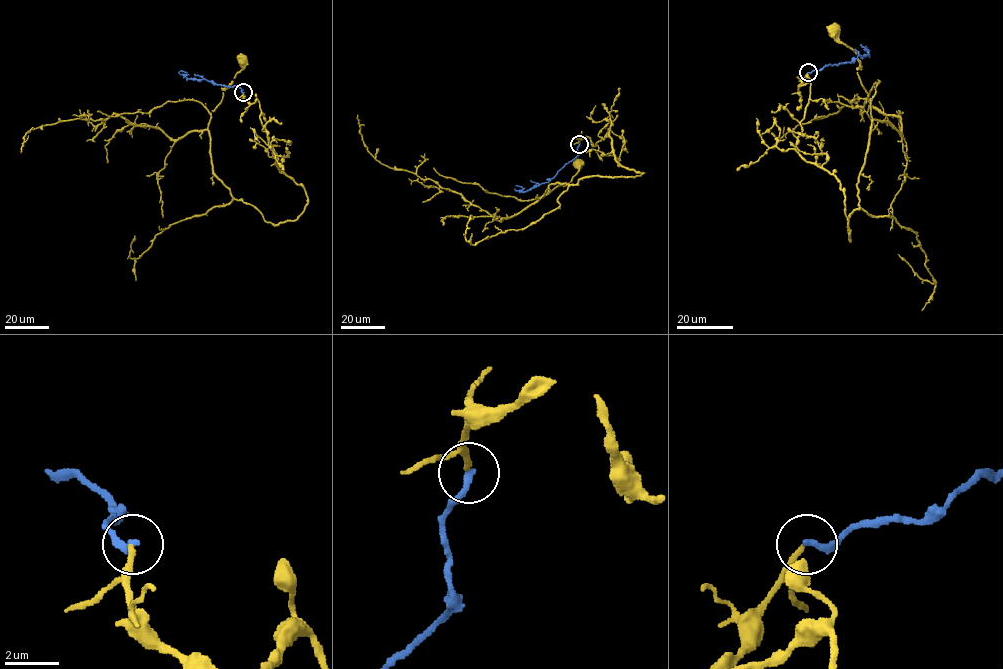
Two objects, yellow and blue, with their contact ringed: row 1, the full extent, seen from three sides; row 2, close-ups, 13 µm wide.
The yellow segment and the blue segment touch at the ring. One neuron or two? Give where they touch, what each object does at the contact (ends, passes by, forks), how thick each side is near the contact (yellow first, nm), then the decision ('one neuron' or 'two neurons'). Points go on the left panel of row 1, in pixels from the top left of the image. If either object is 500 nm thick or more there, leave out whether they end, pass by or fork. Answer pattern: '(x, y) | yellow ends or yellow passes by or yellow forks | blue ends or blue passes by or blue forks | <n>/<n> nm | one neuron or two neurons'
(243, 92) | yellow ends | blue ends | 190/240 nm | two neurons

